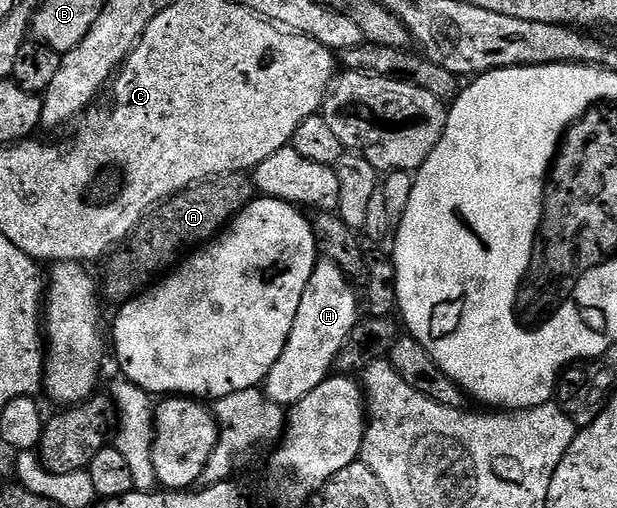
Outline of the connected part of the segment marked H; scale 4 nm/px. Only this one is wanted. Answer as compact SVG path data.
M323 260L316 265L301 296L301 308L297 308L289 340L277 364L273 364L267 374L265 393L270 402L290 408L305 396L309 396L332 373L335 358L361 319L359 302L350 285L352 283L336 262Z

